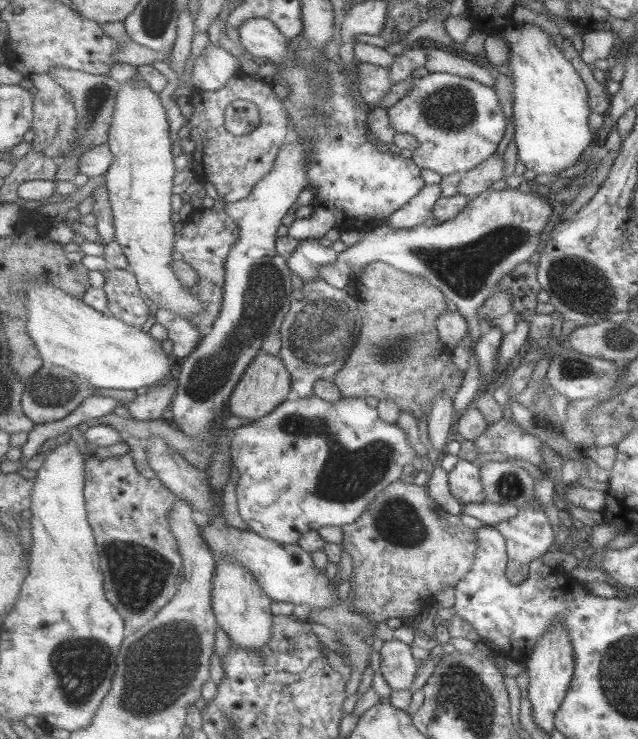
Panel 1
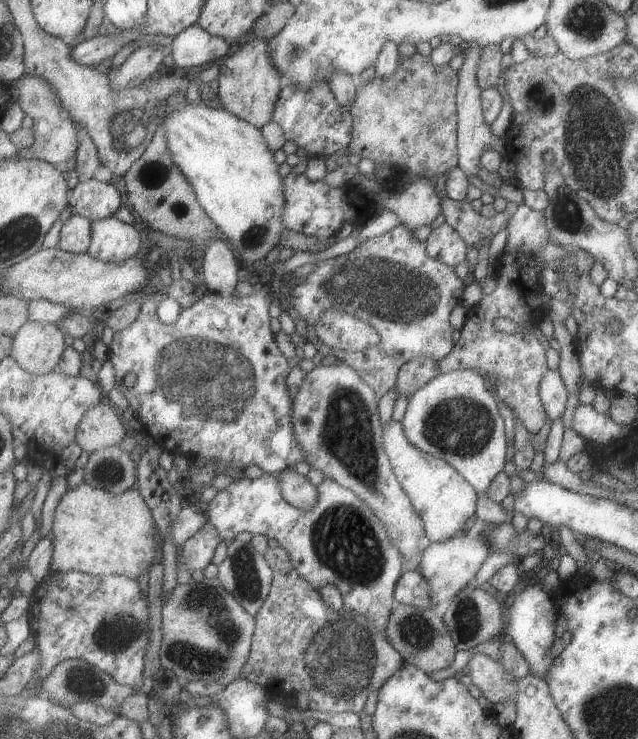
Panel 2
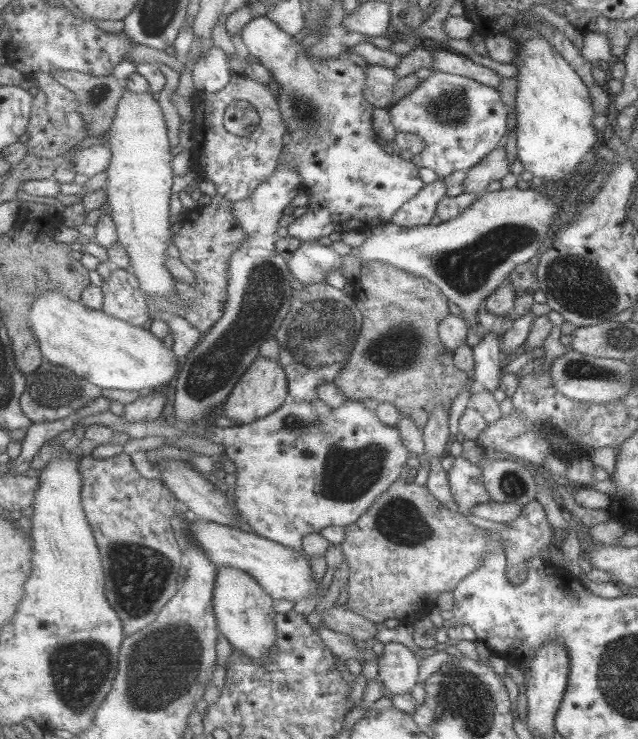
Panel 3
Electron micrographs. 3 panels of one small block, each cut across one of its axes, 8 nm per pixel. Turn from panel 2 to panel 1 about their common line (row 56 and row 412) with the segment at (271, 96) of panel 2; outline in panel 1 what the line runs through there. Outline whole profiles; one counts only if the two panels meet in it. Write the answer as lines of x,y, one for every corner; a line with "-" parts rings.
260,351
260,355
248,366
237,388
230,396
230,414
247,418
251,423
266,417
293,396
292,376
284,360
277,354

